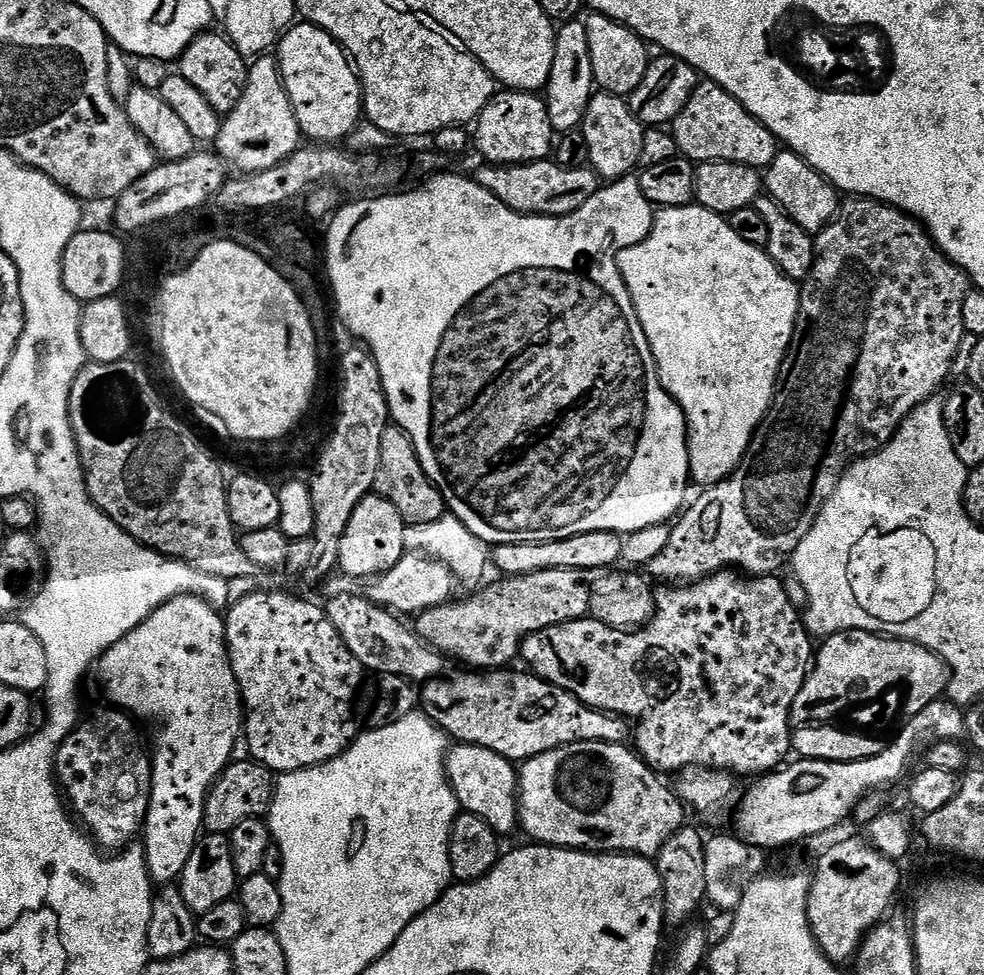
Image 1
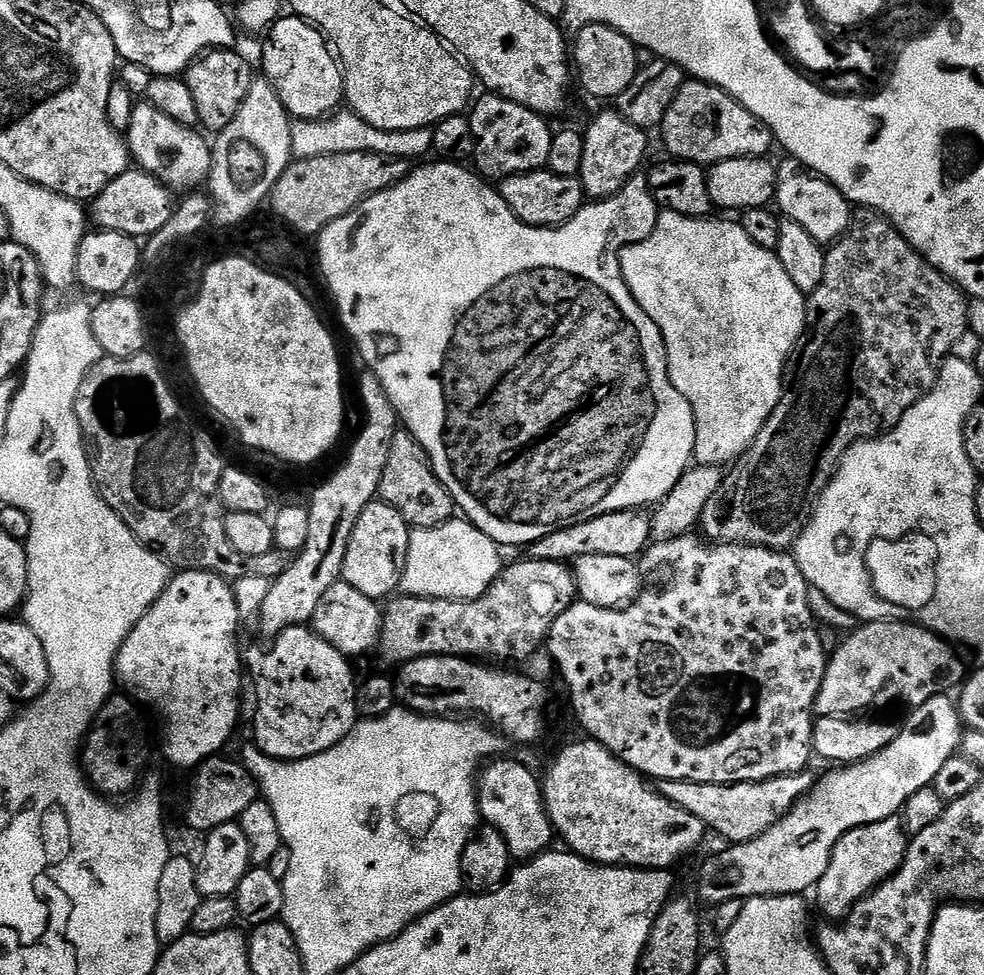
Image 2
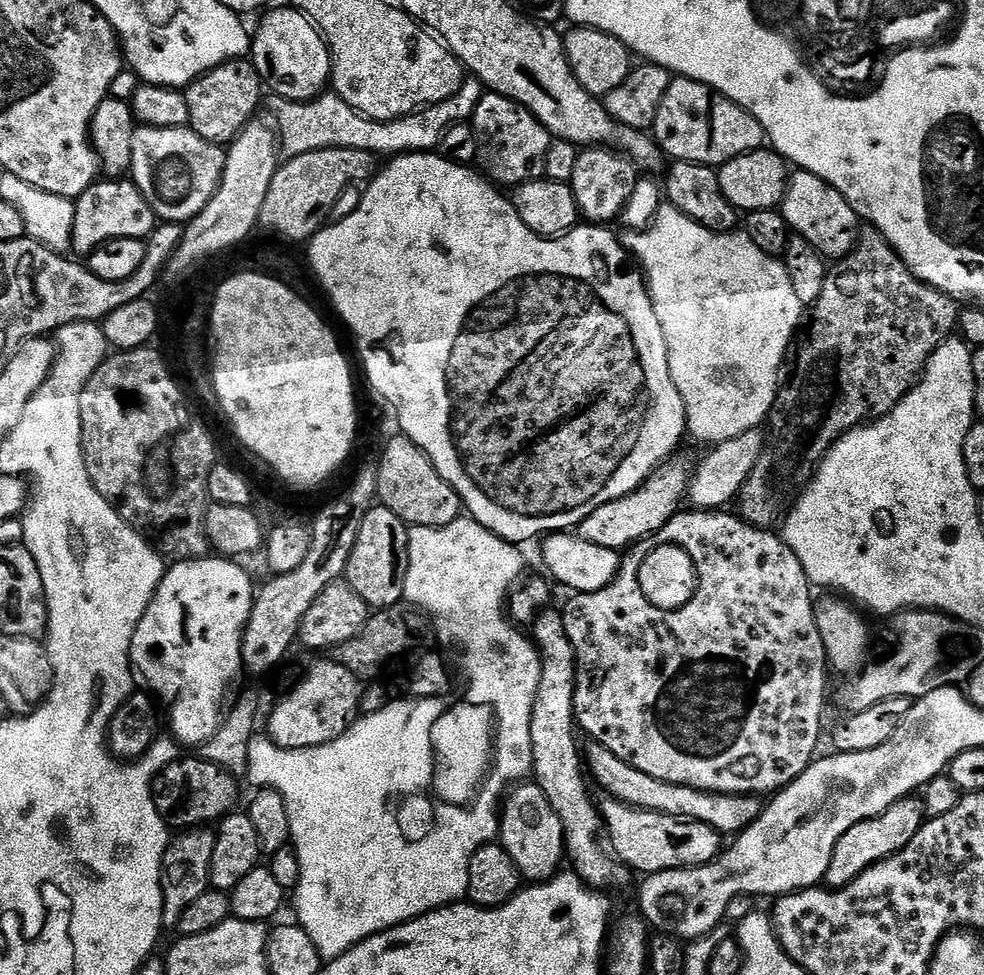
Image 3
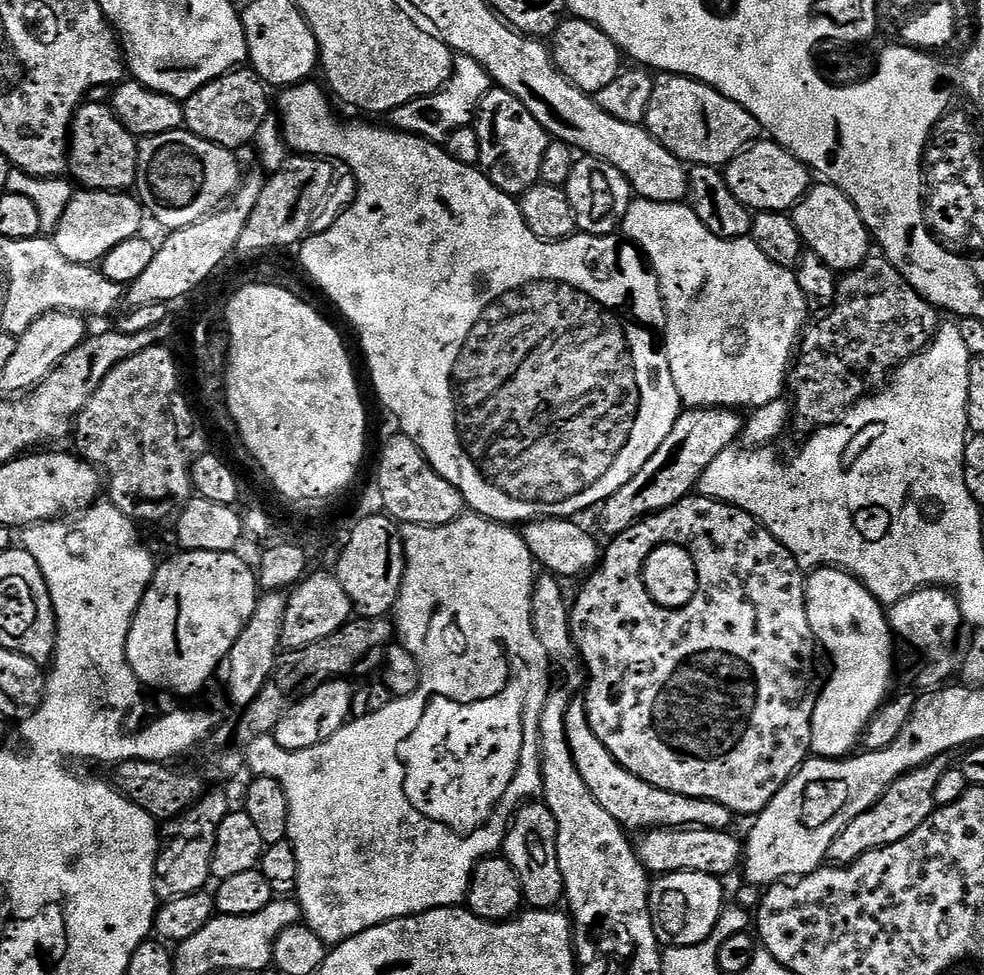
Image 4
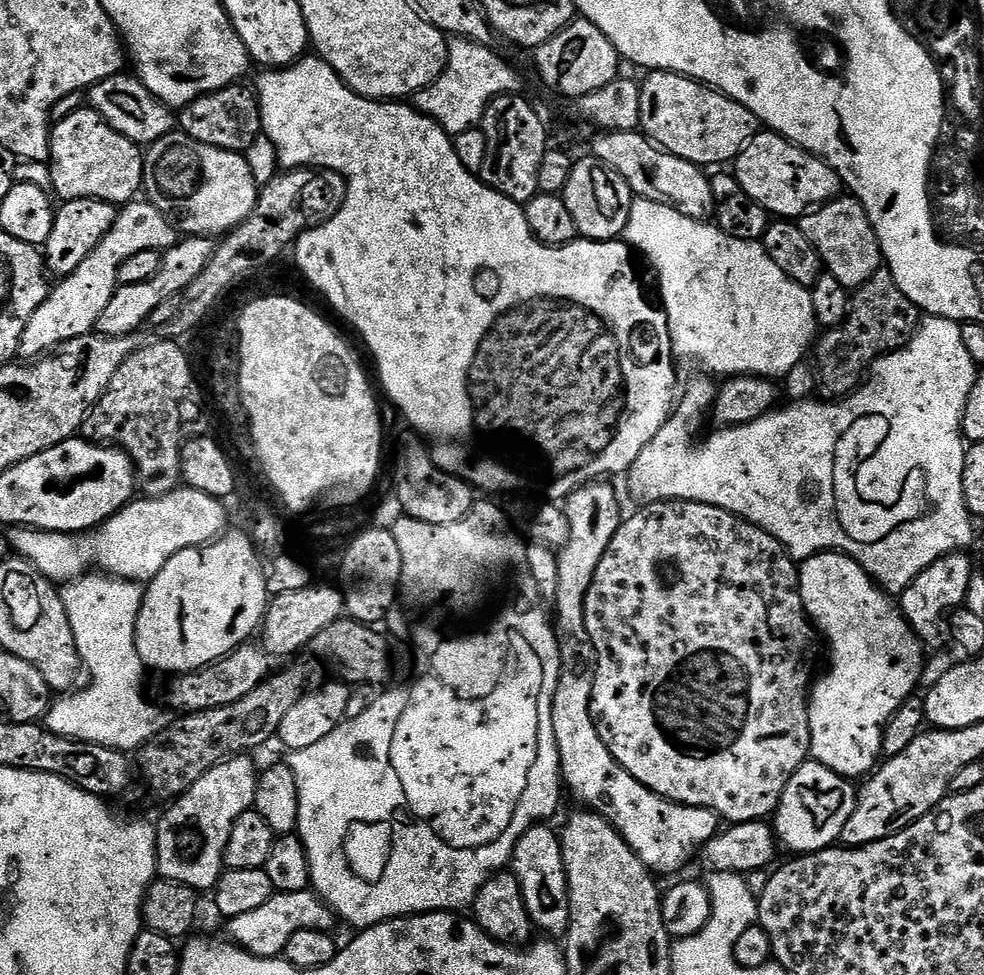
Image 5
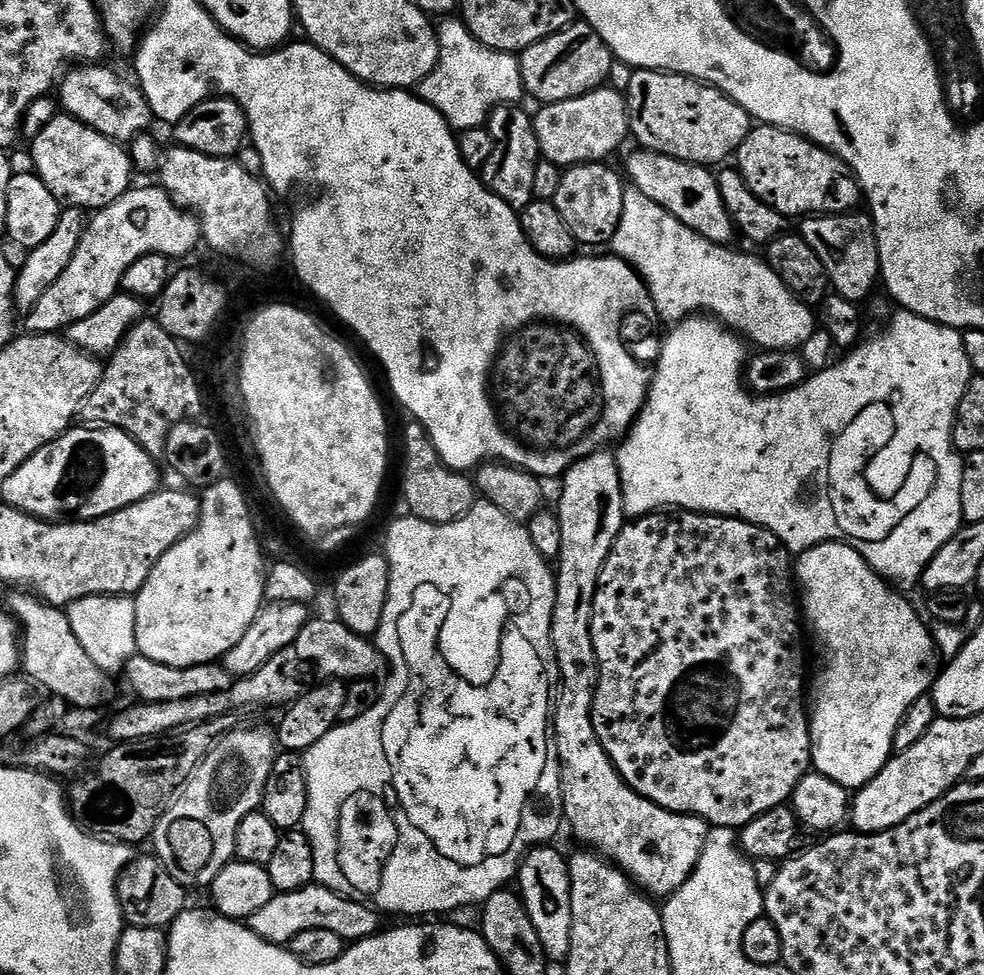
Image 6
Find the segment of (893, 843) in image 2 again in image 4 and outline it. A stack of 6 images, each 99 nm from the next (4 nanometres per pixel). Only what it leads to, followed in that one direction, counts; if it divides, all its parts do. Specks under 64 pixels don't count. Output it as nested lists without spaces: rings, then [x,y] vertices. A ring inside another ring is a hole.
[[[937,758],[922,768],[915,768],[913,772],[905,772],[903,776],[898,777],[888,787],[886,794],[882,794],[878,803],[870,806],[870,810],[858,814],[858,818],[850,821],[846,830],[842,830],[838,838],[834,838],[827,859],[833,860],[833,865],[836,866],[853,864],[855,860],[862,858],[862,854],[885,848],[894,842],[902,842],[902,838],[914,834],[914,830],[925,827],[931,821],[933,811],[937,807],[936,787],[945,767],[945,761]]]

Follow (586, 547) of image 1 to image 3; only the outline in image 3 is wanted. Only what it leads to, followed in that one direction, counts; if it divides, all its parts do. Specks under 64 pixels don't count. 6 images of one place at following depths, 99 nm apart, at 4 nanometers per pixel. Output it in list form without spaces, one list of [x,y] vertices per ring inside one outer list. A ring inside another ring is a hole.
[[[669,458],[644,481],[640,487],[630,494],[618,498],[614,502],[606,502],[606,506],[598,506],[594,514],[590,514],[578,526],[578,534],[586,542],[594,542],[596,546],[606,546],[617,550],[627,550],[639,540],[653,536],[670,518],[681,511],[688,495],[688,483],[693,476],[693,469],[684,460]]]

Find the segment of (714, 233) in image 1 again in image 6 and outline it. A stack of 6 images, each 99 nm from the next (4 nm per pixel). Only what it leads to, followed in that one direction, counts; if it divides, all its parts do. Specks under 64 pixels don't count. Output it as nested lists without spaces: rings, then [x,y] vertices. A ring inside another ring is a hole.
[[[628,186],[624,189],[622,218],[614,238],[610,241],[610,248],[615,255],[639,272],[648,286],[661,321],[679,322],[690,316],[707,314],[720,323],[727,324],[745,341],[753,340],[757,349],[773,352],[799,349],[818,327],[813,309],[784,285],[782,278],[778,278],[778,274],[774,274],[774,270],[768,265],[767,259],[760,257],[759,260],[748,252],[735,252],[735,247],[715,244],[702,238],[702,234],[678,222],[674,214],[662,210],[658,202],[650,202],[650,198],[646,198],[646,194],[642,194],[642,190],[637,188]]]

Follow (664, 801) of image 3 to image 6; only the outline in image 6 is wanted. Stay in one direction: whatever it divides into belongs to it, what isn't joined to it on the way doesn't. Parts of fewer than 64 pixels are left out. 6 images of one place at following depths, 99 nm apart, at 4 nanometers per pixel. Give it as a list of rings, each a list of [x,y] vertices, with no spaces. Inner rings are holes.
[[[597,450],[583,456],[578,463],[568,467],[568,471],[562,477],[562,483],[564,485],[560,488],[560,508],[558,507],[562,526],[562,550],[554,568],[556,601],[552,615],[552,645],[556,655],[558,691],[554,696],[550,719],[560,759],[560,789],[564,795],[564,818],[567,827],[572,827],[573,834],[584,843],[581,845],[585,849],[611,860],[649,897],[667,898],[687,882],[688,875],[698,866],[698,858],[706,846],[710,825],[701,816],[671,812],[635,792],[612,765],[612,760],[606,754],[592,721],[592,703],[600,681],[600,663],[592,641],[594,594],[602,566],[626,523],[622,482],[615,455],[608,450]]]

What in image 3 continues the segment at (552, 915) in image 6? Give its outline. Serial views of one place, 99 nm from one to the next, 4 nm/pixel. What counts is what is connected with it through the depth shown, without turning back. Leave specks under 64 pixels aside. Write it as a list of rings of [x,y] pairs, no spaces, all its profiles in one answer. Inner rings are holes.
[[[520,782],[507,793],[500,813],[499,843],[503,844],[516,864],[521,877],[528,882],[547,882],[561,871],[566,860],[564,831],[550,798],[542,794],[535,782]]]

